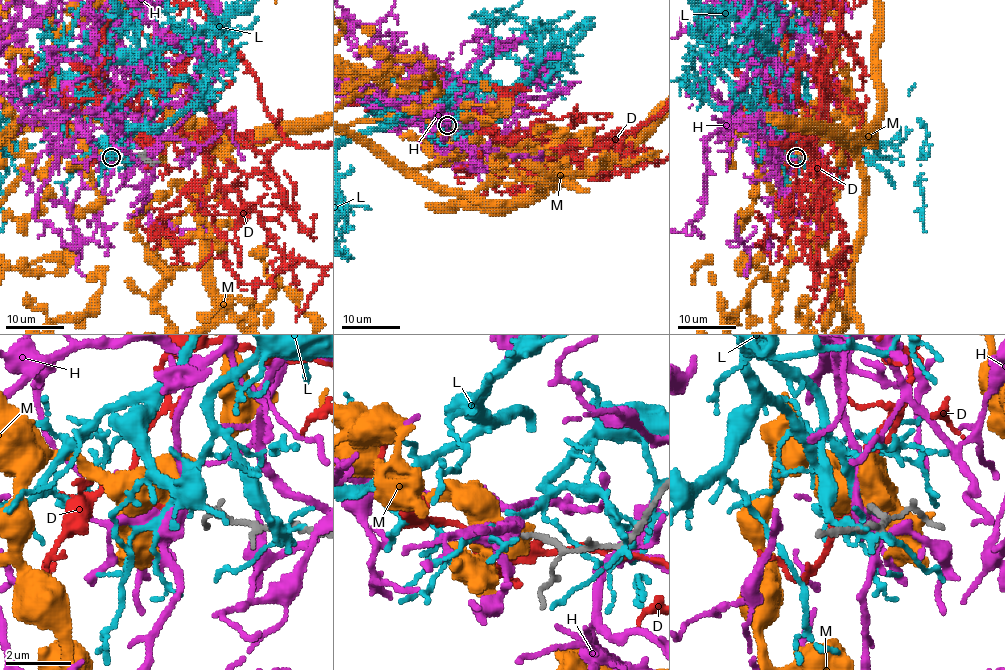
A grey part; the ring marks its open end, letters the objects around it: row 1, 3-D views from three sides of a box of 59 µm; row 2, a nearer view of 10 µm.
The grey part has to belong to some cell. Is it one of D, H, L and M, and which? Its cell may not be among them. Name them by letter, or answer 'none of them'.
D

